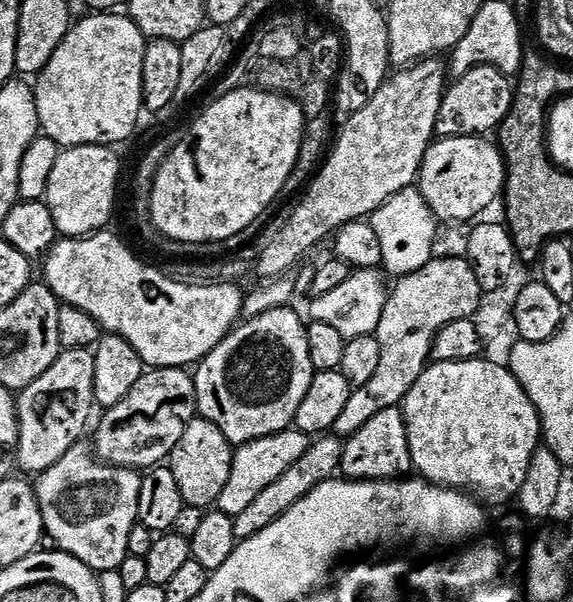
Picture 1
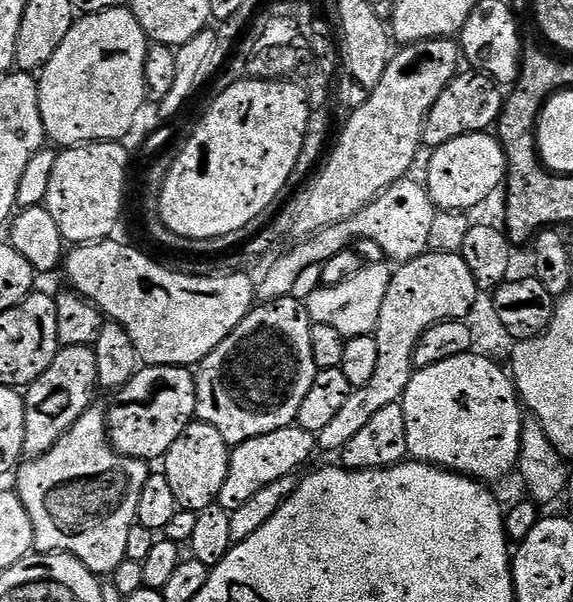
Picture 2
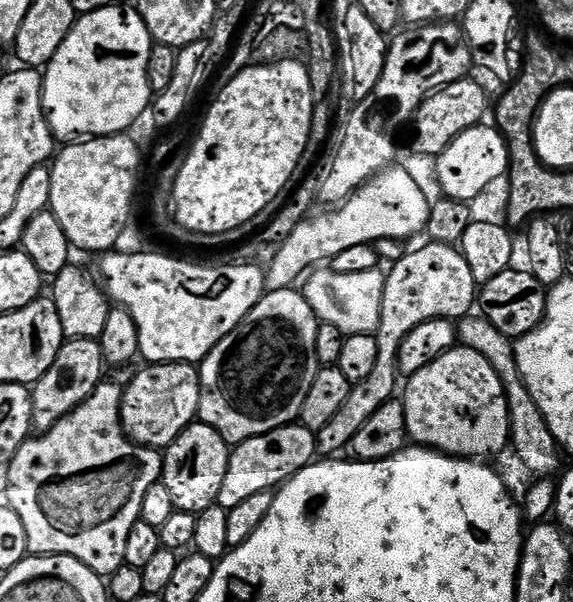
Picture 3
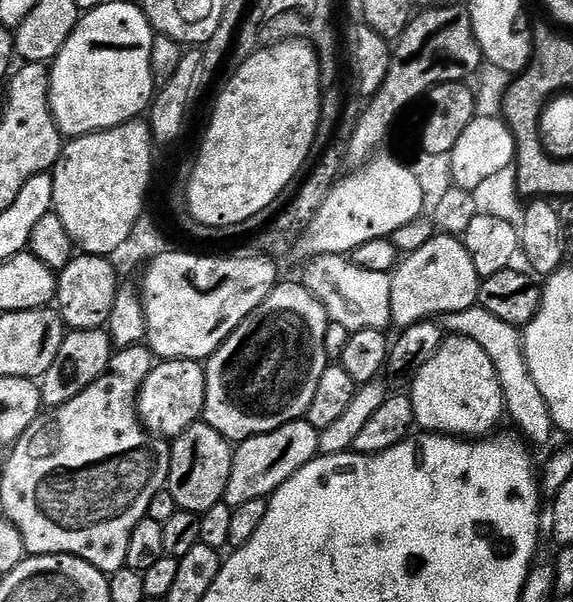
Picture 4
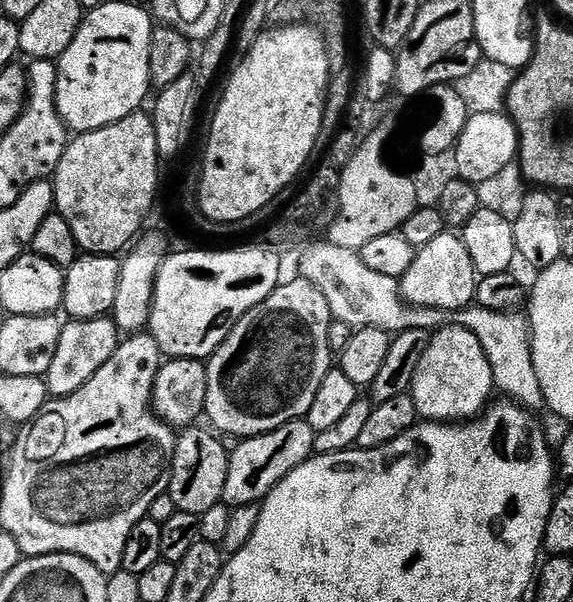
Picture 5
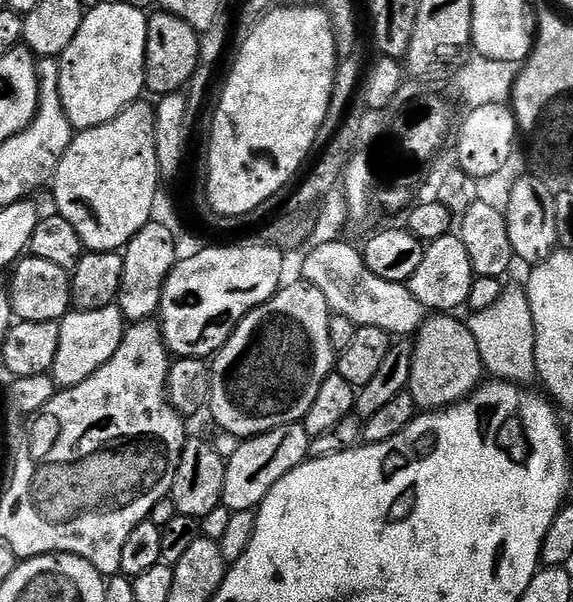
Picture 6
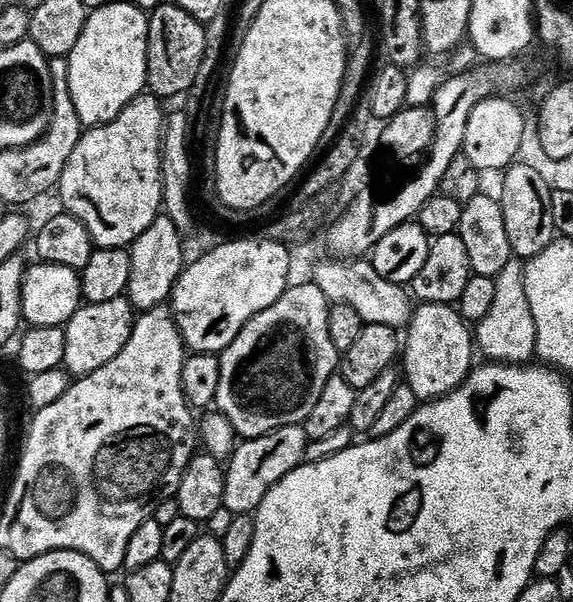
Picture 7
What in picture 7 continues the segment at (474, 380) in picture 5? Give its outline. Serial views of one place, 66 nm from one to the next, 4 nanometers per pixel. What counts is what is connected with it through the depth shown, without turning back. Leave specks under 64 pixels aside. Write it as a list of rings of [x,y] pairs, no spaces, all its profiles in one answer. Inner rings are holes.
[[[417,303],[407,322],[406,332],[408,337],[402,340],[403,379],[410,390],[414,390],[417,401],[439,400],[459,388],[460,381],[474,367],[474,336],[459,311],[450,304]]]

